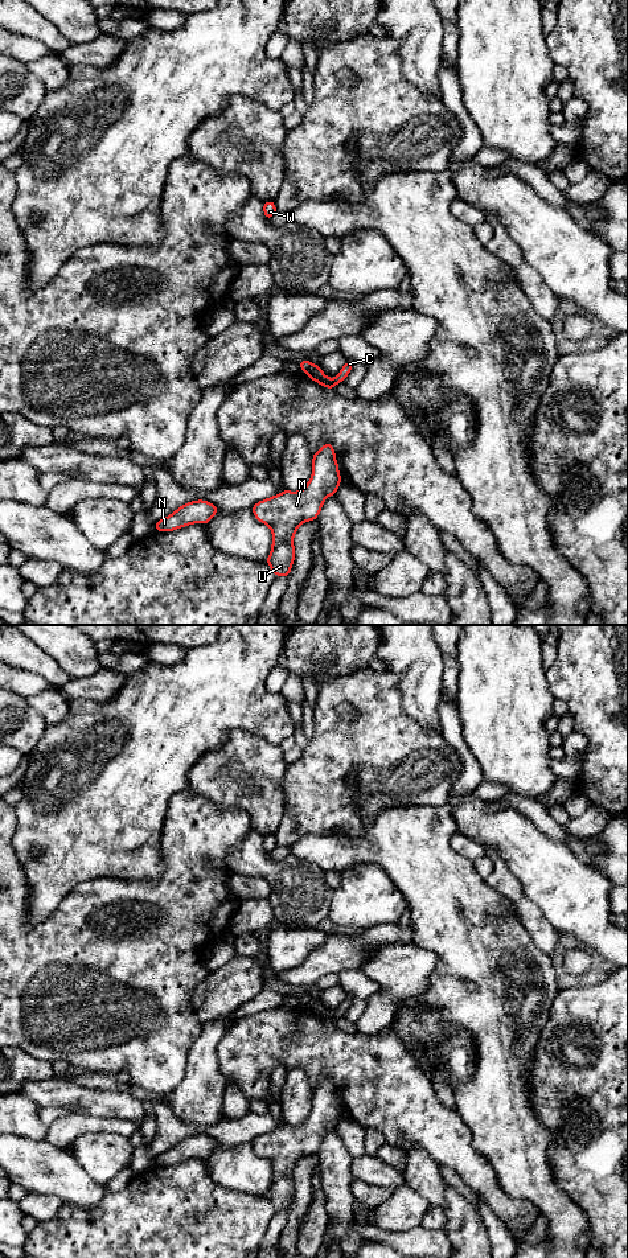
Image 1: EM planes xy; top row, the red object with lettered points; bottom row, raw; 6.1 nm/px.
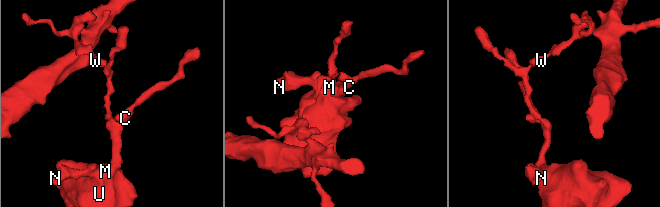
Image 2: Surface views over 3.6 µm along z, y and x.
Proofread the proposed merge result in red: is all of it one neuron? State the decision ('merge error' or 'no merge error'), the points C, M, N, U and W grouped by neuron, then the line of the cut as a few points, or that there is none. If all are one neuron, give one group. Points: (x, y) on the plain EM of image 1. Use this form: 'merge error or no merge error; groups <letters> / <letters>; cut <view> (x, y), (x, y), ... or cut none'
merge error; groups C M N U / W; cut xy (314, 999), (303, 1004)

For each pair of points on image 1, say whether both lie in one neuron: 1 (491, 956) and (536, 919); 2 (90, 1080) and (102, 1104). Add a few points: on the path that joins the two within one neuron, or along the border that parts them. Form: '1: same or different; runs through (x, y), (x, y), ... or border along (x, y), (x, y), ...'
1: different; border along (516, 919), (544, 953)
2: different; border along (65, 1077), (89, 1088), (124, 1092)

